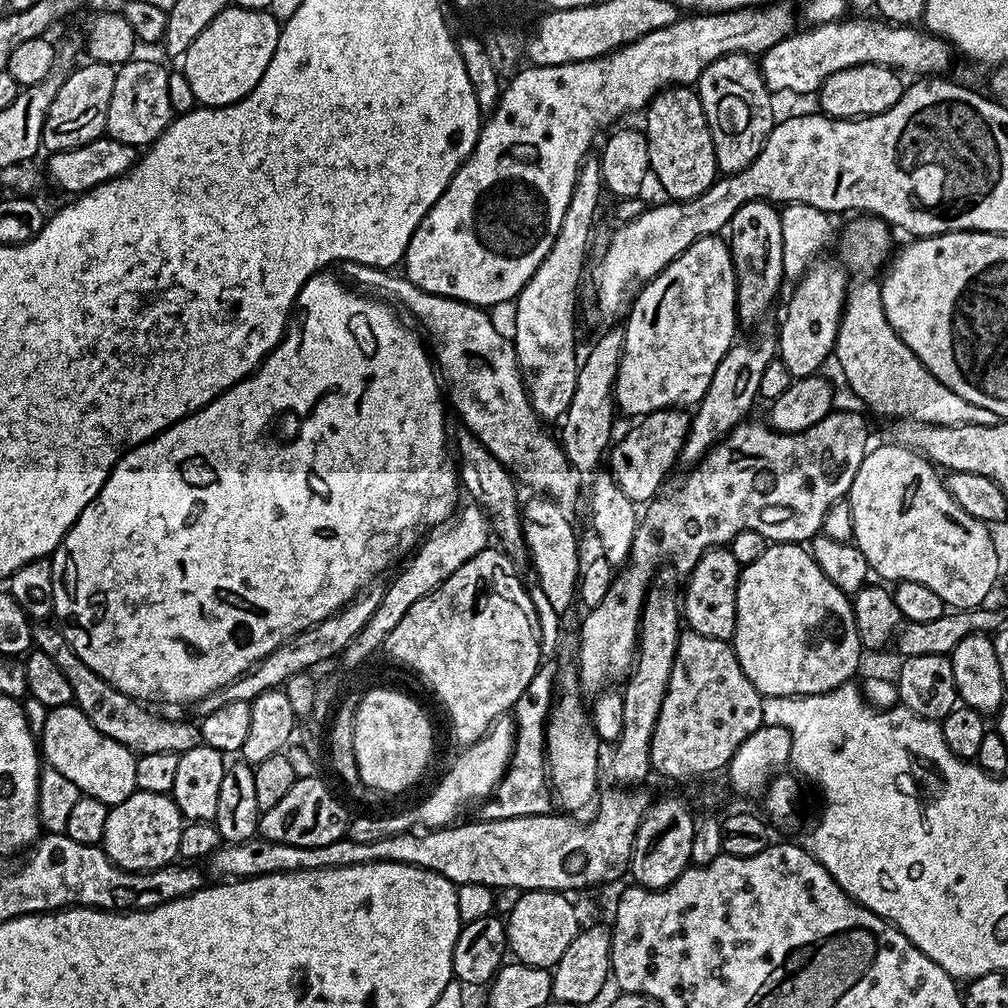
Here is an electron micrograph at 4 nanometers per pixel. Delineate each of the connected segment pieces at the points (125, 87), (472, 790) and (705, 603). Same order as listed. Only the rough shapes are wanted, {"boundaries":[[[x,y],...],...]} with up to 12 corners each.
{"boundaries":[[[133,58],[116,68],[107,139],[137,150],[174,119],[169,69]],[[501,718],[467,745],[416,808],[417,825],[449,827],[493,795],[516,745]],[[709,548],[687,577],[682,616],[706,638],[731,641],[741,564]]]}

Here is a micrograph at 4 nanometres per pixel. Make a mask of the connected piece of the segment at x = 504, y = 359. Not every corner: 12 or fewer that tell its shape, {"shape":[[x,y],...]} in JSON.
{"shape":[[345,263],[432,332],[453,408],[521,485],[581,477],[532,408],[513,341],[473,304]]}

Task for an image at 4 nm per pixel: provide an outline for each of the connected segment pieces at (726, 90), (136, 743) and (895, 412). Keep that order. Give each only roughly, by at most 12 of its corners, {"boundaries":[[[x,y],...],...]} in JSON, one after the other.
{"boundaries":[[[710,62],[698,95],[717,169],[750,167],[778,120],[759,63]],[[33,623],[35,651],[58,662],[75,705],[142,756],[201,744],[188,720],[110,686],[55,623]],[[880,284],[844,299],[834,360],[889,421],[994,426],[890,326]]]}

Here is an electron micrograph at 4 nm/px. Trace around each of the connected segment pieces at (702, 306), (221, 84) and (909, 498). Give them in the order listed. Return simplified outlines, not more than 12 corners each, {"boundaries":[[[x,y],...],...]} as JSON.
{"boundaries":[[[732,249],[635,293],[614,404],[696,406],[737,339]],[[235,6],[190,42],[182,71],[197,105],[250,95],[281,21]],[[865,452],[846,497],[881,581],[987,601],[989,525],[919,452]]]}

